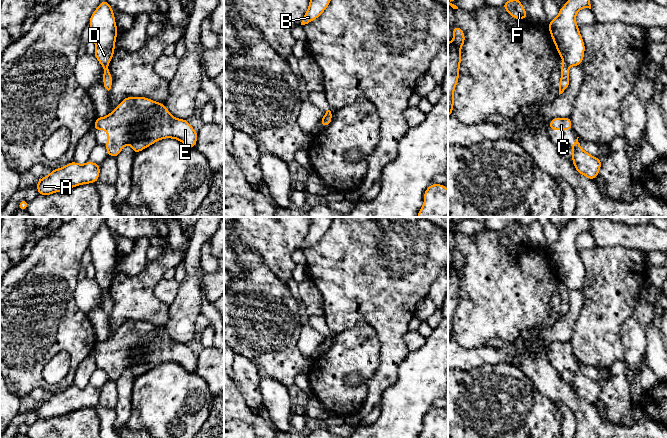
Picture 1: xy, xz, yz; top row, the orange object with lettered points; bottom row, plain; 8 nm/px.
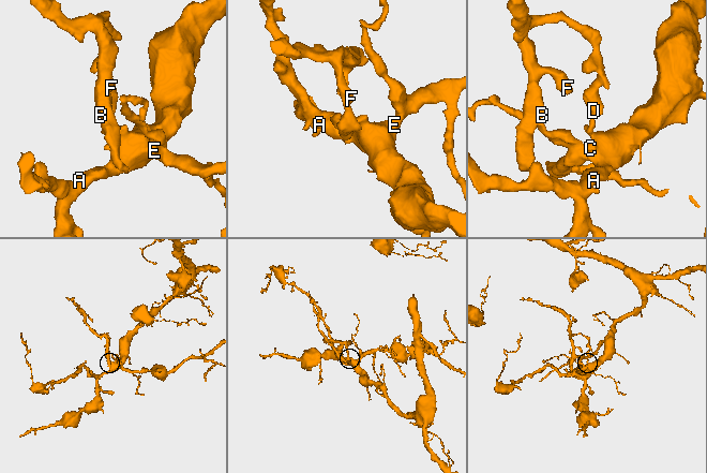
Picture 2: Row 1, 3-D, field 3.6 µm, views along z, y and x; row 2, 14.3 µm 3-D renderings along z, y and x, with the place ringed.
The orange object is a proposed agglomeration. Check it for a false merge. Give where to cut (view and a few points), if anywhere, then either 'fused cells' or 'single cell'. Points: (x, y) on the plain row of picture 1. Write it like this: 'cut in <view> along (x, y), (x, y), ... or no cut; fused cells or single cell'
cut in xy along (102, 289), (107, 290); fused cells

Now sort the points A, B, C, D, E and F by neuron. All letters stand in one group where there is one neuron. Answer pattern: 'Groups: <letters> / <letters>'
Groups: A C E / B D F

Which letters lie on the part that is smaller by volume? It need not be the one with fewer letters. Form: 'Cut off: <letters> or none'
Cut off: B, D, F

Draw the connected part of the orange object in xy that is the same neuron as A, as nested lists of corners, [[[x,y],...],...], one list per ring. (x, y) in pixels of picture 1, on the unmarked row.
[[[75,385],[53,393],[50,398],[37,405],[37,416],[48,420],[56,416],[80,410],[82,408],[96,407],[99,404],[100,388],[88,385],[78,388]]]

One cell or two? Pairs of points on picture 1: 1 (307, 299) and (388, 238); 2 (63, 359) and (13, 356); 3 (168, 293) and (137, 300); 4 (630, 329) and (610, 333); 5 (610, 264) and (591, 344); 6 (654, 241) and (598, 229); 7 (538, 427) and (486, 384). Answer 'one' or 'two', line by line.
1: two
2: two
3: two
4: two
5: one
6: one
7: one

